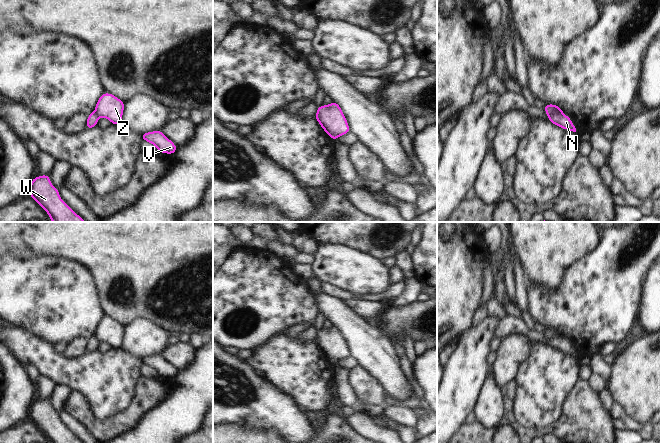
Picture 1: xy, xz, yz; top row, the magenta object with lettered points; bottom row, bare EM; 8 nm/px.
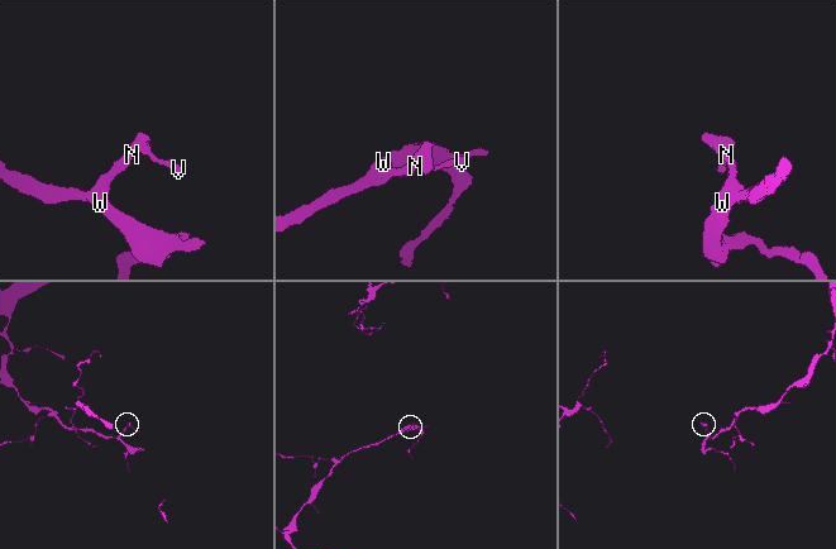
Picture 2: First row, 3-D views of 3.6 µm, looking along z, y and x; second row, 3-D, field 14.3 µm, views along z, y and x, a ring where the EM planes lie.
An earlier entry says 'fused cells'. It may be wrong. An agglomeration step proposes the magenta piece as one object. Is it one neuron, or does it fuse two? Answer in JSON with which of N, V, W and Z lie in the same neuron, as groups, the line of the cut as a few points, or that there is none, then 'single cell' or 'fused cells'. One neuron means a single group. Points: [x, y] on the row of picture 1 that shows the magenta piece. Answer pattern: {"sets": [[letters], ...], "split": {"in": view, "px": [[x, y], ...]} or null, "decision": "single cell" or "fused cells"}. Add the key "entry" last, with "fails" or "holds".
{"sets": [["N", "W"], ["V", "Z"]], "split": {"in": "yz", "px": [[563, 113], [548, 116]]}, "decision": "fused cells", "entry": "holds"}

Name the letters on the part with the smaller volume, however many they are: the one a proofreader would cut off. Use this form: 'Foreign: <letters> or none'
Foreign: V, Z

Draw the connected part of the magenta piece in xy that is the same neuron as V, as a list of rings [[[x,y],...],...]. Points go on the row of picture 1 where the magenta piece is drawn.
[[[161,130],[143,133],[140,136],[143,141],[153,144],[159,153],[172,155],[178,149],[178,147],[167,138]]]

